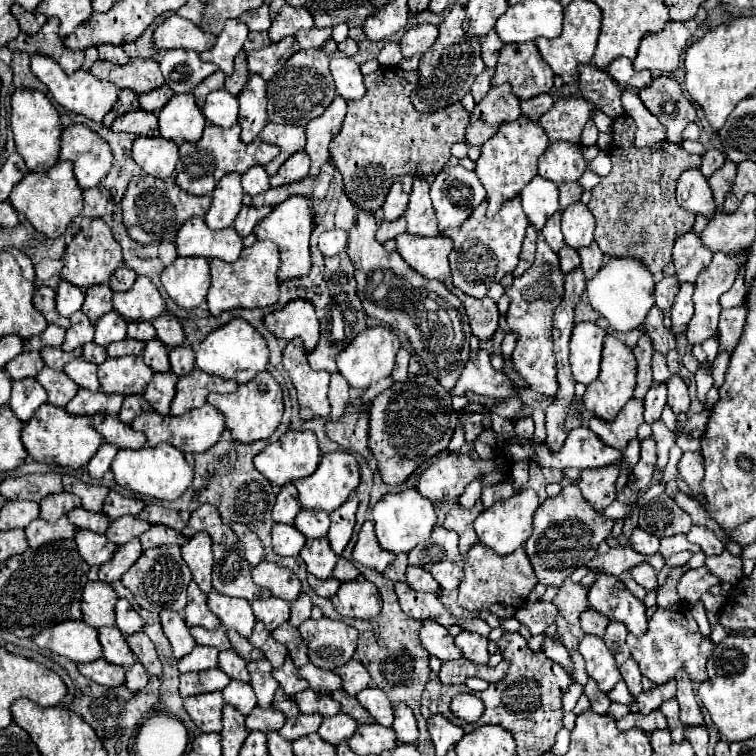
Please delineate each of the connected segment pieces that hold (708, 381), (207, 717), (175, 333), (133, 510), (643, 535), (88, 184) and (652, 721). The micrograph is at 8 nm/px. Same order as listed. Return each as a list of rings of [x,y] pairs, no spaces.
[[[710,363],[707,369],[698,369],[695,373],[695,381],[697,385],[697,396],[700,402],[702,403],[705,410],[708,409],[706,404],[706,394],[713,386],[713,379],[712,379],[712,363]]]
[[[221,692],[191,696],[185,698],[183,704],[201,732],[221,732],[221,710],[225,706]]]
[[[163,314],[159,316],[157,320],[151,322],[153,328],[157,330],[157,338],[167,346],[167,348],[175,348],[175,346],[181,346],[183,340],[185,340],[185,334],[183,334],[183,328],[181,328],[181,322],[171,316],[171,314]]]
[[[111,490],[109,496],[105,498],[103,514],[105,514],[109,520],[117,520],[117,518],[121,518],[121,516],[125,516],[125,514],[137,516],[143,508],[145,508],[145,502],[143,502],[143,500],[125,498],[125,496],[117,494],[115,490]]]
[[[635,528],[631,538],[629,538],[629,544],[633,550],[637,550],[639,554],[645,554],[645,556],[651,556],[651,554],[657,554],[659,552],[659,538],[655,534],[649,534],[641,528]]]
[[[73,124],[61,134],[59,160],[73,162],[75,178],[81,188],[93,188],[107,176],[113,154],[99,134],[81,124]]]
[[[655,710],[653,714],[627,714],[625,718],[621,718],[619,722],[617,722],[617,728],[621,730],[621,732],[627,732],[627,730],[631,730],[631,728],[639,728],[639,730],[643,730],[645,734],[651,734],[651,732],[655,732],[655,730],[665,730],[667,728],[667,722],[665,722],[665,716],[659,712],[659,710]]]

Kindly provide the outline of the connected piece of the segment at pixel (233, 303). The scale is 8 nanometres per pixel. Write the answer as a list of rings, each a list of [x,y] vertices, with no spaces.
[[[259,240],[253,246],[245,248],[237,262],[209,262],[211,268],[211,286],[207,292],[207,310],[213,316],[219,316],[225,310],[233,308],[269,308],[279,300],[279,282],[277,282],[277,246],[273,242]]]

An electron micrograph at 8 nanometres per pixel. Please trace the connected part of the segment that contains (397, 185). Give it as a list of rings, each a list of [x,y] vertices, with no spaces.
[[[411,176],[395,178],[383,204],[383,220],[397,220],[399,216],[403,216],[411,196],[411,184],[413,184]]]

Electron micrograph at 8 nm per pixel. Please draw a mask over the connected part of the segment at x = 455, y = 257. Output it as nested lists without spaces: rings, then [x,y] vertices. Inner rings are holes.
[[[513,198],[503,204],[503,208],[495,214],[495,218],[485,216],[485,204],[481,204],[471,216],[465,226],[457,230],[447,230],[445,236],[453,240],[455,248],[449,254],[449,264],[451,264],[451,276],[455,288],[461,292],[473,296],[473,298],[483,298],[493,282],[501,282],[503,276],[511,274],[511,270],[519,262],[519,252],[523,244],[527,228],[527,218],[521,208],[521,198]]]

